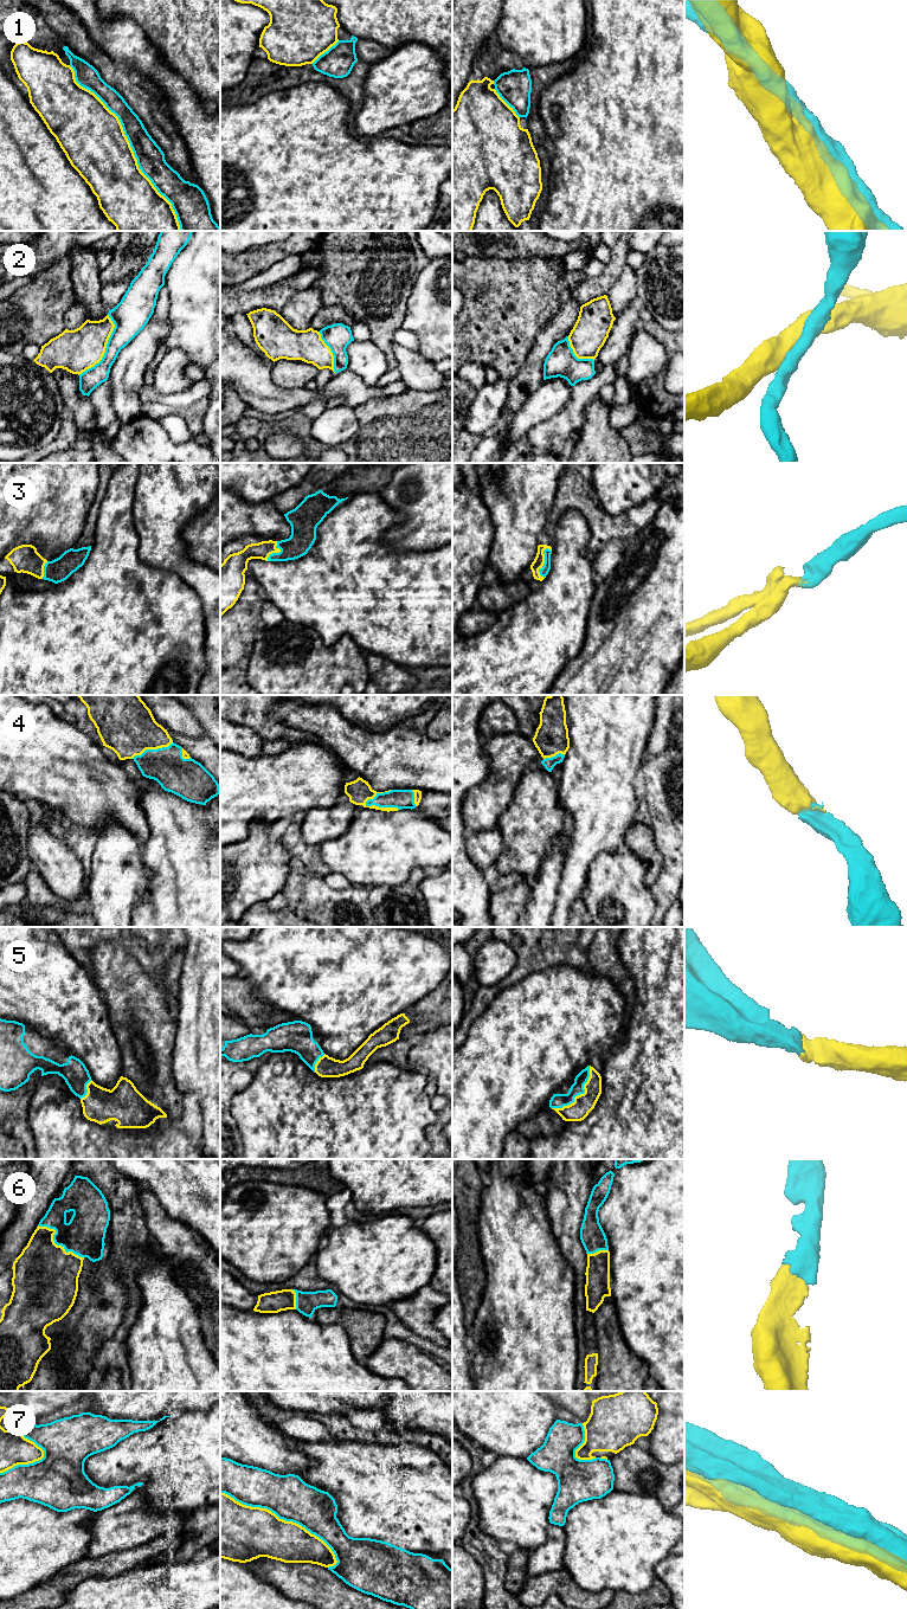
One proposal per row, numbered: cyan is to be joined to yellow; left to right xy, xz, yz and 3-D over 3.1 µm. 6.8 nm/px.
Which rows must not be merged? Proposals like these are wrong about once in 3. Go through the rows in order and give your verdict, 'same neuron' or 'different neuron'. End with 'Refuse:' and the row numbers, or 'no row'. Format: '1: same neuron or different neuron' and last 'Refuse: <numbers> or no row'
1: different neuron
2: different neuron
3: same neuron
4: same neuron
5: same neuron
6: same neuron
7: different neuron
Refuse: 1, 2, 7

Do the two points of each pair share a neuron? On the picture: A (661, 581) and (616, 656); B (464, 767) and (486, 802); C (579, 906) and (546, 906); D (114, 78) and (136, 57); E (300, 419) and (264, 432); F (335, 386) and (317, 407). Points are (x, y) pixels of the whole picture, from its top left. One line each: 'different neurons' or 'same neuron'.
A: same neuron
B: different neurons
C: same neuron
D: different neurons
E: same neuron
F: different neurons

